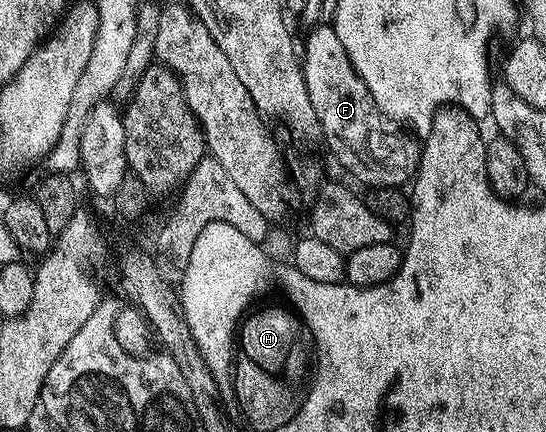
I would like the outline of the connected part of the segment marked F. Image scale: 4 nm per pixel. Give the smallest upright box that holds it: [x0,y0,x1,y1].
[301,24,420,188]

